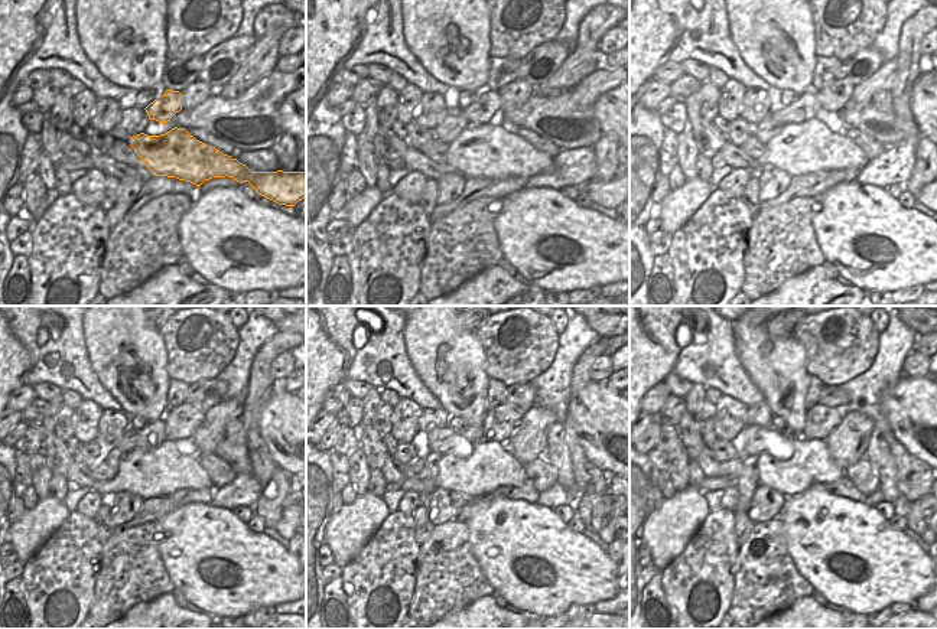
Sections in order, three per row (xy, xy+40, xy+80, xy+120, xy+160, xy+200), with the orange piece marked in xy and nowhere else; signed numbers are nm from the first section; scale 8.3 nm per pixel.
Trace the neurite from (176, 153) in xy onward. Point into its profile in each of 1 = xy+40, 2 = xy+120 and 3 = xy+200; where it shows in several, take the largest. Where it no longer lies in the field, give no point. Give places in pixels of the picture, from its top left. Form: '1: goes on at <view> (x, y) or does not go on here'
1: goes on at xy+40 (484, 147)
2: goes on at xy+120 (153, 466)
3: goes on at xy+200 (789, 462)

